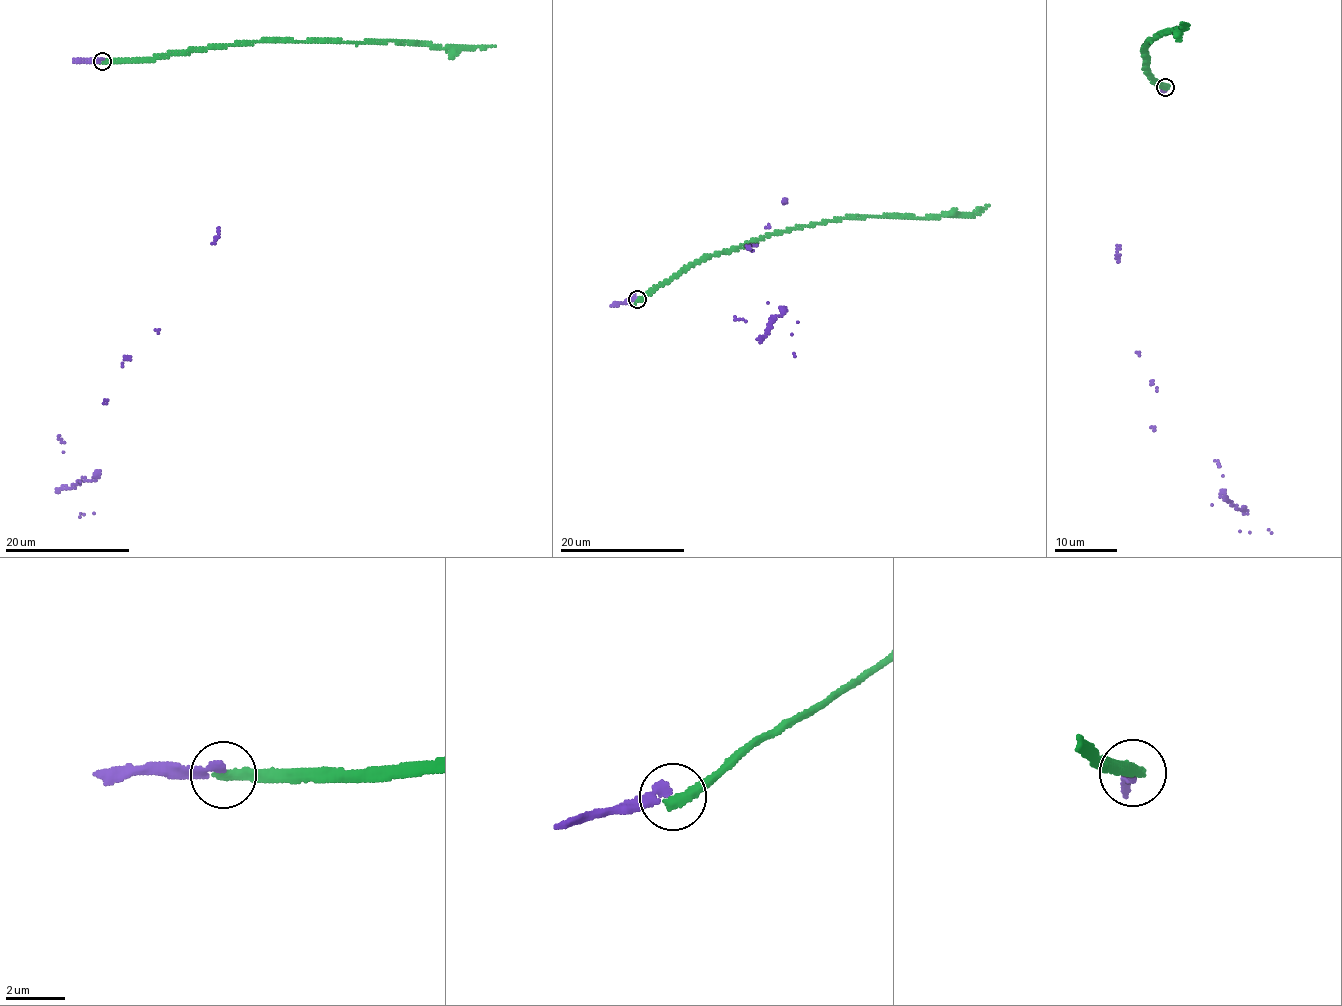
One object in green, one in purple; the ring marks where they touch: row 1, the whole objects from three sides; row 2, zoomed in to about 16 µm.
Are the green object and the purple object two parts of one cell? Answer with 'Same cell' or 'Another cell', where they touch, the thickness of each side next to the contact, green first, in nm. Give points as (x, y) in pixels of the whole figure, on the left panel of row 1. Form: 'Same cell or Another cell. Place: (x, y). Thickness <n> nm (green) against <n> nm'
Another cell. Place: (102, 61). Thickness 400 nm (green) against 240 nm

